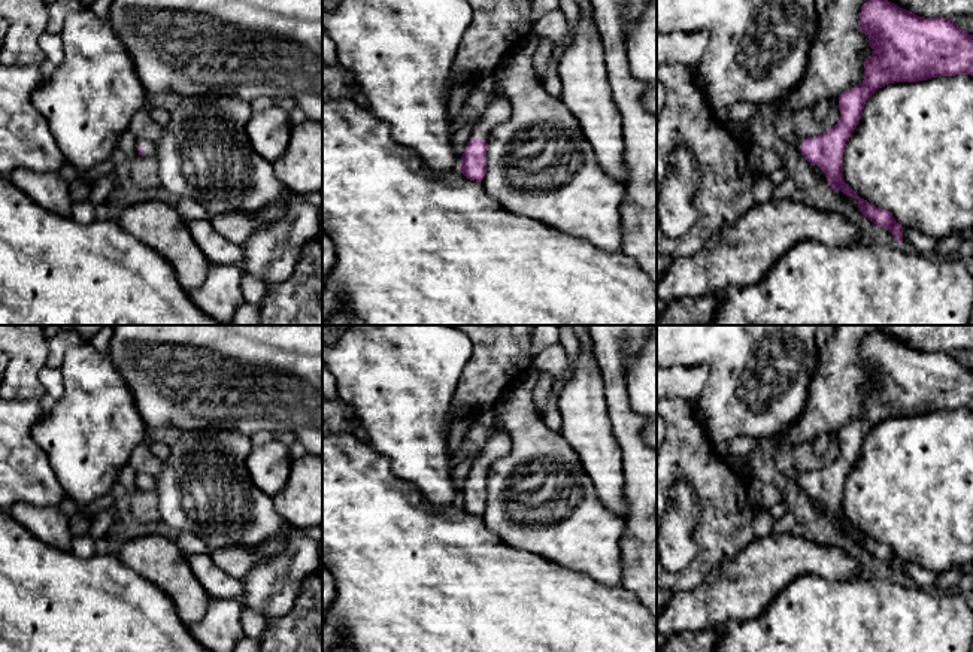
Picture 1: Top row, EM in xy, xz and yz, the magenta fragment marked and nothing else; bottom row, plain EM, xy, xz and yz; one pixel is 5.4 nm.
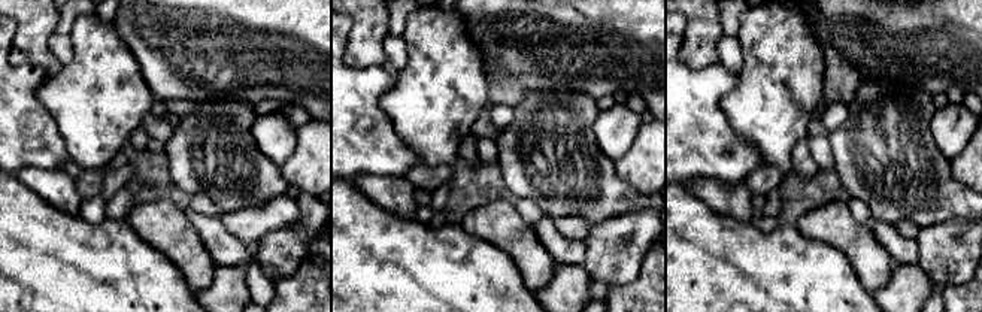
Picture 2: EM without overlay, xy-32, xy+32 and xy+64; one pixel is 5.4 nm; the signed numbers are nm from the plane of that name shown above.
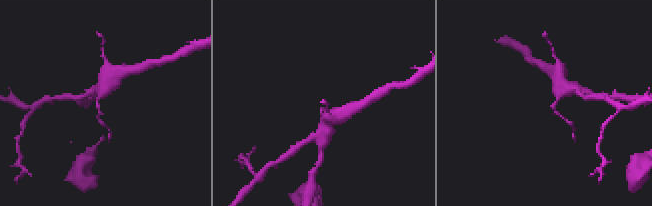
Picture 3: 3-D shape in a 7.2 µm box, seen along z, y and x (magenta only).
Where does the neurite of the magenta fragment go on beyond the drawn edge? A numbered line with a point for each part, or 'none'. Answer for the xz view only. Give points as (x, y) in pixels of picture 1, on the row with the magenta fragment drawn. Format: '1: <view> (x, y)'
1: xz (500, 111)

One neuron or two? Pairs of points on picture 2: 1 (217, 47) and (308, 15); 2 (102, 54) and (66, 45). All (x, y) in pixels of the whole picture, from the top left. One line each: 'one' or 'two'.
1: one
2: two

